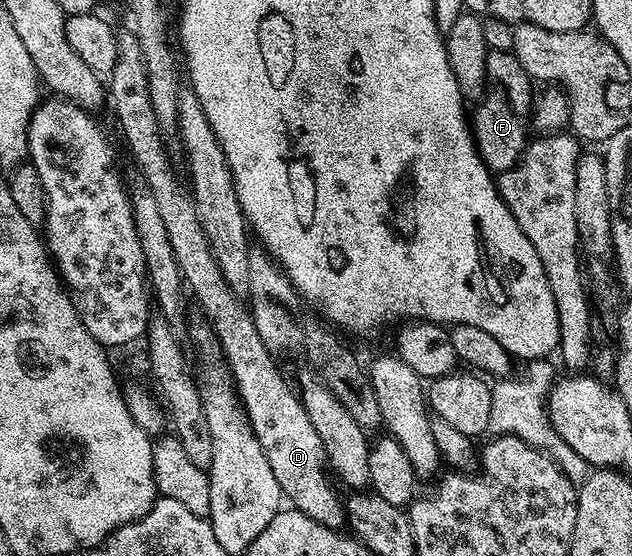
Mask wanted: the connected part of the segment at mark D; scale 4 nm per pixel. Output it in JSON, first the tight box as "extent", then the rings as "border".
{"extent":[106,32,346,530],"border":[[[121,32],[116,39],[116,62],[106,81],[106,97],[124,132],[124,141],[136,160],[135,168],[150,187],[154,203],[158,203],[158,211],[162,215],[162,223],[166,223],[166,235],[170,235],[170,247],[174,247],[174,259],[184,277],[184,284],[191,296],[192,293],[196,296],[205,313],[203,316],[212,326],[220,350],[224,352],[228,370],[232,373],[240,404],[244,406],[244,413],[252,424],[258,443],[262,443],[262,451],[266,451],[270,471],[274,471],[274,479],[278,479],[278,487],[287,504],[326,527],[343,530],[346,525],[346,505],[342,497],[340,501],[332,486],[334,481],[326,464],[322,439],[310,423],[300,397],[284,382],[272,358],[275,356],[262,343],[262,335],[258,335],[258,327],[254,327],[254,319],[245,302],[230,288],[226,279],[222,279],[218,259],[214,259],[214,251],[210,251],[210,239],[206,239],[206,231],[202,231],[202,223],[198,223],[196,202],[192,200],[189,186],[180,182],[168,158],[168,149],[163,141],[165,138],[155,118],[153,104],[150,103],[147,83],[146,63],[142,59],[142,47],[138,45],[135,32]]]}

